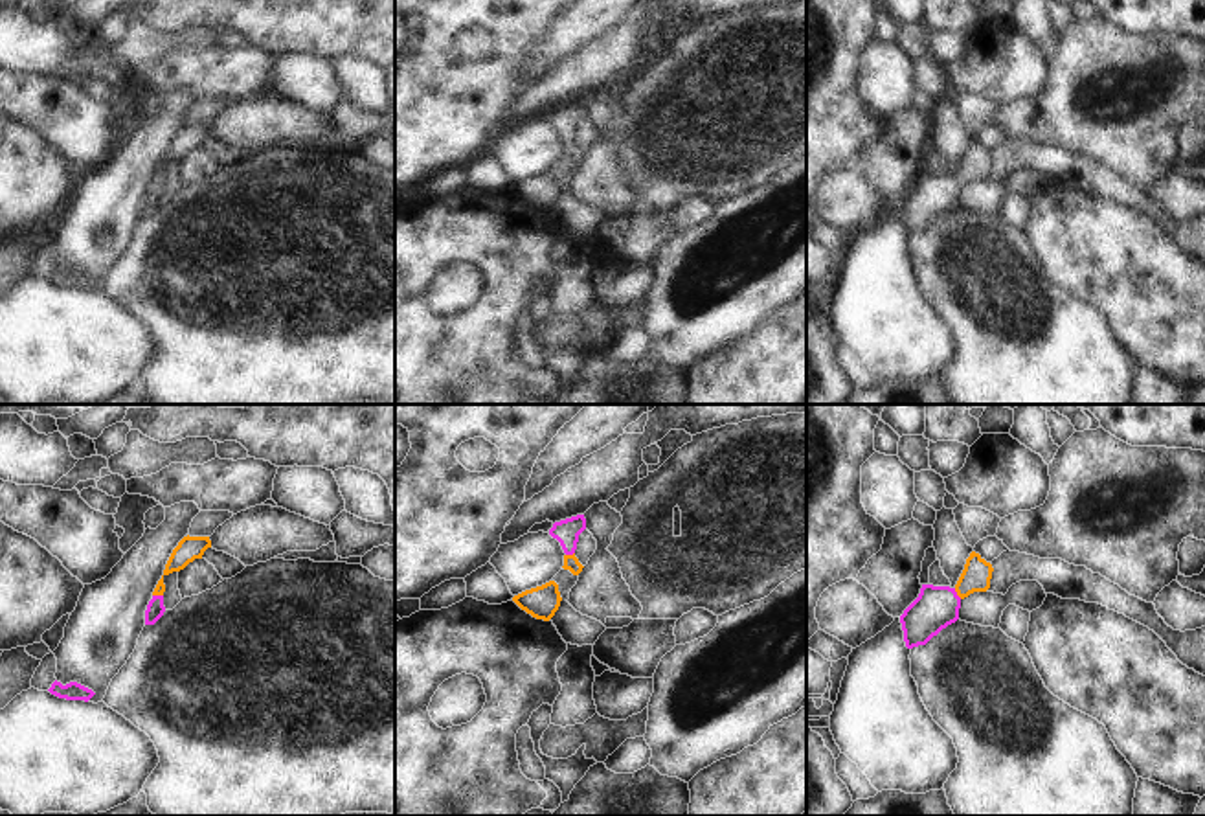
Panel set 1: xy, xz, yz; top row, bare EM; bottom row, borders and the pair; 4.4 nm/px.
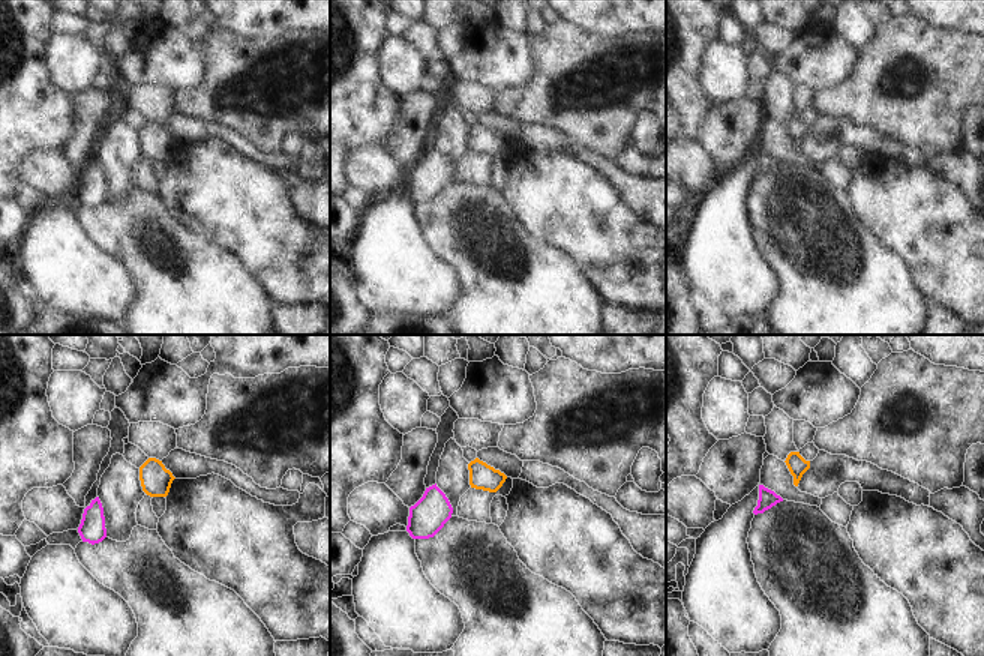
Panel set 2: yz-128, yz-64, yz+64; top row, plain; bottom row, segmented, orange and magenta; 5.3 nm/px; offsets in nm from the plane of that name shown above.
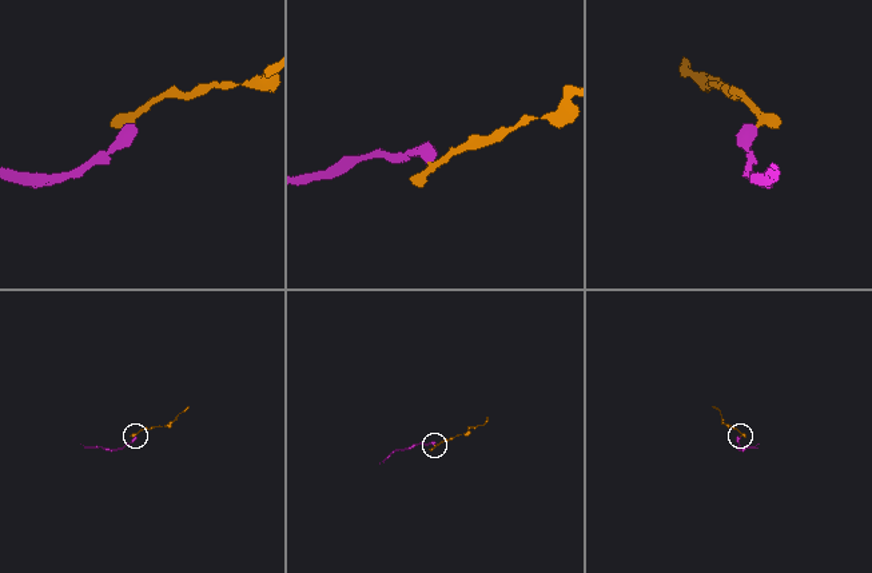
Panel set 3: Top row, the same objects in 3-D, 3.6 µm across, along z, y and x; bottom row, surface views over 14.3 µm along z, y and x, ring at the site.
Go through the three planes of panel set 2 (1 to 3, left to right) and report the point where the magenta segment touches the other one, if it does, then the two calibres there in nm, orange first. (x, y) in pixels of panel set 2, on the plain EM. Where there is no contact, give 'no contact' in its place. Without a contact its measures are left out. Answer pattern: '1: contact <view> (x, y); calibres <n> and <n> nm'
1: no contact
2: no contact
3: no contact

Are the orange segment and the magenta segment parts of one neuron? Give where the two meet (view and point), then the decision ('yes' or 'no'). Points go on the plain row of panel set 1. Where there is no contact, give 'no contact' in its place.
xy (158, 182) | yes

